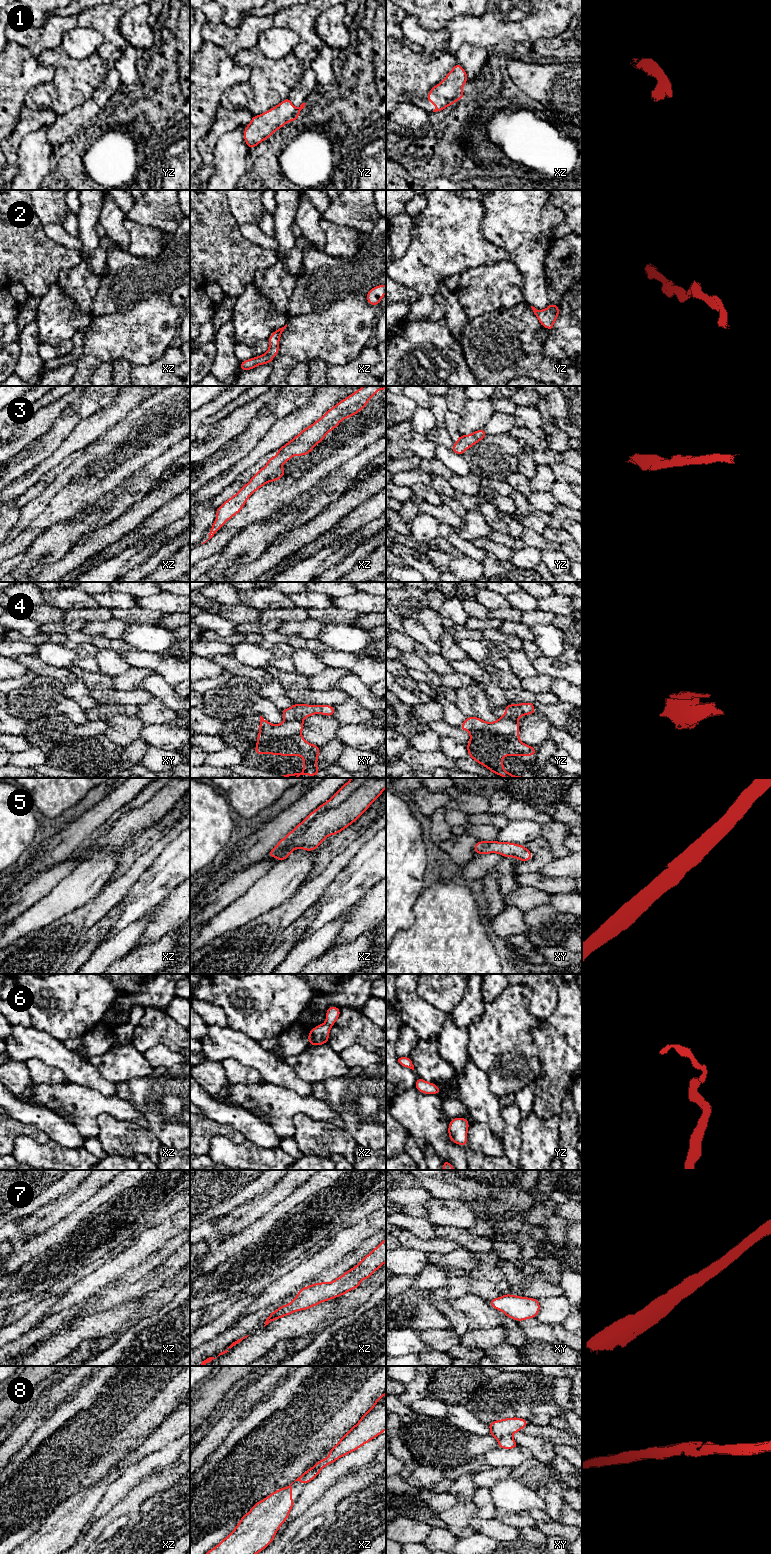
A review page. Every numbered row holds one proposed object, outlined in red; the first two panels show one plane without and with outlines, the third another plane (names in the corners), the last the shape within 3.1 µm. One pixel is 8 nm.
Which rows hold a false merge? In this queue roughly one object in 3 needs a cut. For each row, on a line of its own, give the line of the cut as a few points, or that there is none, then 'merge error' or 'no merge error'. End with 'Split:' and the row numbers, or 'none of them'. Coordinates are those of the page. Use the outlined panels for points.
1: cut none; no merge error
2: cut none; no merge error
3: cut none; no merge error
4: cut xy (302, 720), (285, 721); merge error
5: cut none; no merge error
6: cut none; no merge error
7: cut none; no merge error
8: cut none; no merge error
Split: 4

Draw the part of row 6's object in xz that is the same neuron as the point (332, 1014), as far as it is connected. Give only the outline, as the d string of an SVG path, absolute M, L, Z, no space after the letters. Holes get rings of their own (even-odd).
M330 1006L326 1012L326 1021L324 1024L317 1025L309 1031L308 1041L311 1046L327 1044L331 1027L337 1021L341 1010L336 1006Z

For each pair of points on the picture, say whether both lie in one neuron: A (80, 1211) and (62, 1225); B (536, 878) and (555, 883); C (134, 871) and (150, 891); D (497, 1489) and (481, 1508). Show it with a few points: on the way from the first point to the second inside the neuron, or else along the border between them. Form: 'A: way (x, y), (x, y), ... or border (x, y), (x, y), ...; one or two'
A: way (76, 1215), (66, 1225); one
B: way (541, 882), (550, 883); one
C: border (155, 859), (133, 884), (126, 896); two
D: border (489, 1489), (491, 1501), (497, 1508); two

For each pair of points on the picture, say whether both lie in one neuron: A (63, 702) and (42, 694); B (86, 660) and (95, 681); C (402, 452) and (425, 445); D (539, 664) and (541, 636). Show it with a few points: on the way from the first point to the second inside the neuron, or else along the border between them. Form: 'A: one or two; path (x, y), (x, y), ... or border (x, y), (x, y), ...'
A: one; path (58, 702), (47, 697)
B: two; border (77, 666), (97, 671)
C: two; border (412, 430), (404, 436), (403, 445), (414, 454)
D: two; border (542, 654), (548, 657), (562, 656)

